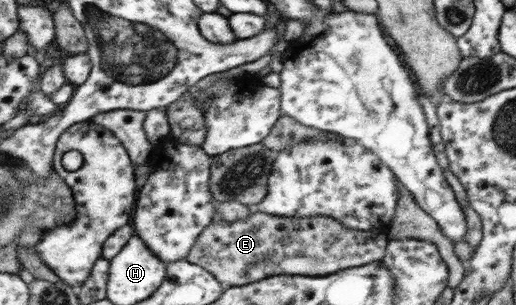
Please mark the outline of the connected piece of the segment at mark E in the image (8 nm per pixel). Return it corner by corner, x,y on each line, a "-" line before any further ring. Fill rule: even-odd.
255,209
249,218
237,221
213,222
199,234
186,256
186,261
208,270
224,286
243,286
267,277
281,274
291,275
330,275
340,270
363,266
383,258
388,243
385,229
355,230
345,228
335,218
325,215
307,218
283,218
265,214

